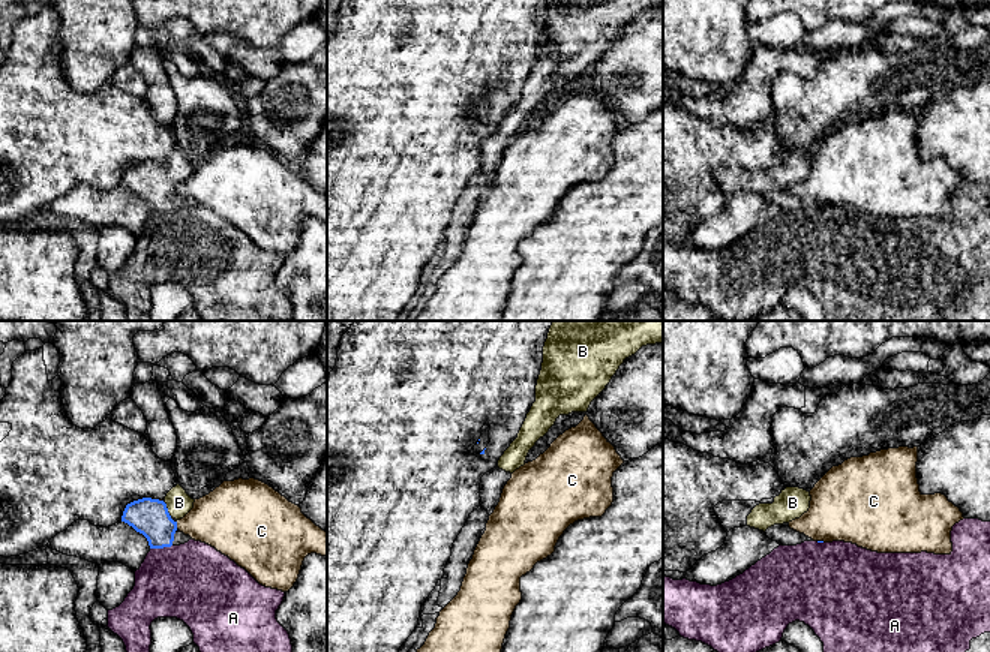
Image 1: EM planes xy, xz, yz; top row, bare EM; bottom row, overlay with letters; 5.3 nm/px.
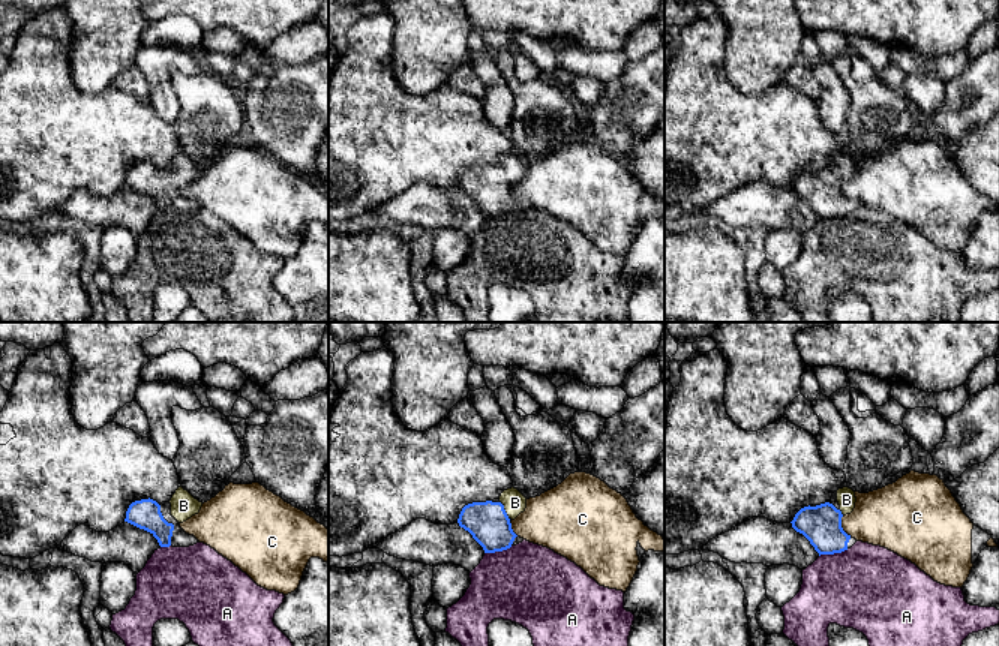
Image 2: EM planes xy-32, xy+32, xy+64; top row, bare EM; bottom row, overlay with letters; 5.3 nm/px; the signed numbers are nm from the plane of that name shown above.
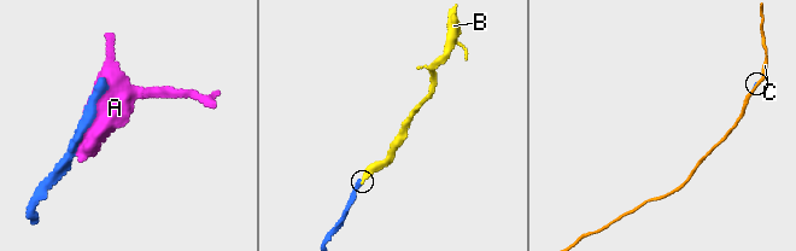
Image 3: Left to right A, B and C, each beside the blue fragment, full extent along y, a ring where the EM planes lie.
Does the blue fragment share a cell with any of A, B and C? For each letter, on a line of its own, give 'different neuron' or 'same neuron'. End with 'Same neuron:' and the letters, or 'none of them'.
A: different neuron
B: same neuron
C: different neuron
Same neuron: B

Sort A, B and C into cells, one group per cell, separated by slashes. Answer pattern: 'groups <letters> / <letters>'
groups A / B / C

